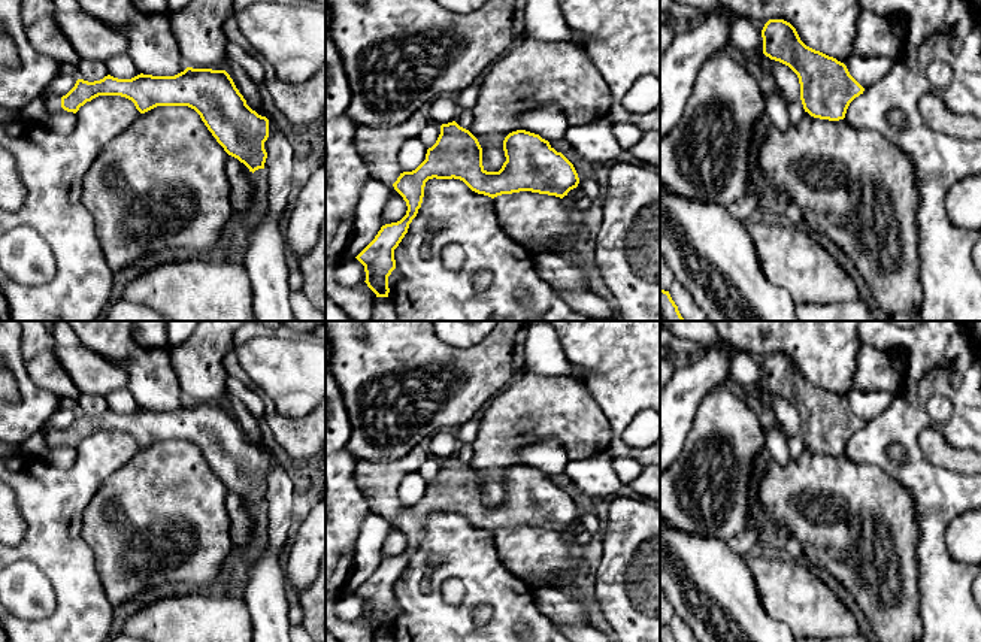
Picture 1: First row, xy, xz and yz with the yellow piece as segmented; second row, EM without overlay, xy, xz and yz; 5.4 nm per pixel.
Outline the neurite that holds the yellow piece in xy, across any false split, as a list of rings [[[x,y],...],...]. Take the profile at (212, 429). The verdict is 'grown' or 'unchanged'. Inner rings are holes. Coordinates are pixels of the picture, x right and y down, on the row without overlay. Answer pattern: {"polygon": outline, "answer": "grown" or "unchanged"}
{"polygon": [[[187,402],[175,411],[137,409],[100,415],[78,414],[63,431],[45,430],[48,449],[61,442],[76,448],[99,430],[121,430],[131,434],[140,448],[157,440],[194,443],[224,485],[243,497],[249,506],[264,503],[269,454],[252,445],[225,405]]], "answer": "grown"}

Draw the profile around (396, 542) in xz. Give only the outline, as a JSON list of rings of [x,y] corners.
[[[394,524],[382,548],[382,560],[397,557],[406,549],[408,540],[403,532]]]

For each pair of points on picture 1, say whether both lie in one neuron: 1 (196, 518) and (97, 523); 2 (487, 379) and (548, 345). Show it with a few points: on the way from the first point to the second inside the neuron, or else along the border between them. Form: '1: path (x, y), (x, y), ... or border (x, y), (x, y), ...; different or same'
1: path (172, 518), (160, 518), (148, 524), (121, 524); same
2: border (527, 336), (526, 363), (523, 368); different

